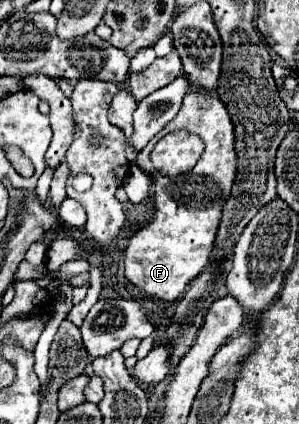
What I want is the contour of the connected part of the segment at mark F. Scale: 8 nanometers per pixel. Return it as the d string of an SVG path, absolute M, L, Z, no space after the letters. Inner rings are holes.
M190 89L182 101L180 113L162 129L140 153L136 165L152 175L156 189L156 215L154 219L136 231L126 247L126 279L134 283L140 291L162 301L174 301L182 297L188 283L198 277L208 265L212 253L212 241L216 241L216 229L220 223L220 213L224 201L232 193L236 179L236 137L234 125L228 117L226 105L216 97L216 91L208 93L202 89ZM185 129L200 135L204 151L200 161L190 173L176 179L162 177L150 163L150 153L154 145L170 131Z

